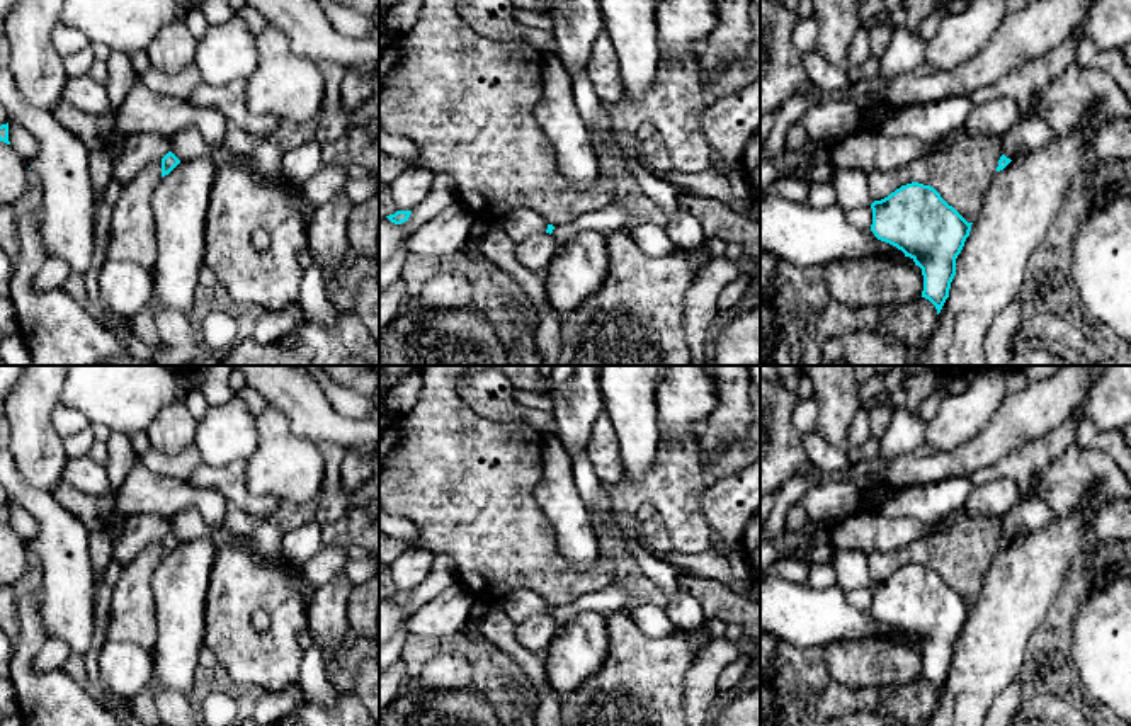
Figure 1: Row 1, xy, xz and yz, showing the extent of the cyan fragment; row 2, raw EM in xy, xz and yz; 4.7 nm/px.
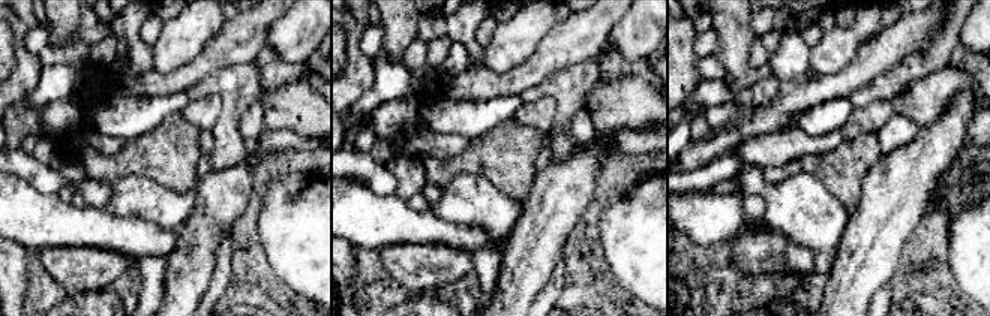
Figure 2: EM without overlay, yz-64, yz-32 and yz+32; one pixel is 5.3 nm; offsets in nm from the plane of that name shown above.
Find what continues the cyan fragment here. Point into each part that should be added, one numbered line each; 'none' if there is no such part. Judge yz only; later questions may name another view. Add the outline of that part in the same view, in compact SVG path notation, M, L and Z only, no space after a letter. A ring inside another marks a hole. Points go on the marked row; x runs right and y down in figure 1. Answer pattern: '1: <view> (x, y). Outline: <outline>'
none

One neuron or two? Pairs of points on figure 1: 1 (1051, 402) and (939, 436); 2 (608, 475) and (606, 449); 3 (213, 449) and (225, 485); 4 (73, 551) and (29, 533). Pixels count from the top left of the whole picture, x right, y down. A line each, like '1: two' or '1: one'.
1: two
2: one
3: two
4: two

